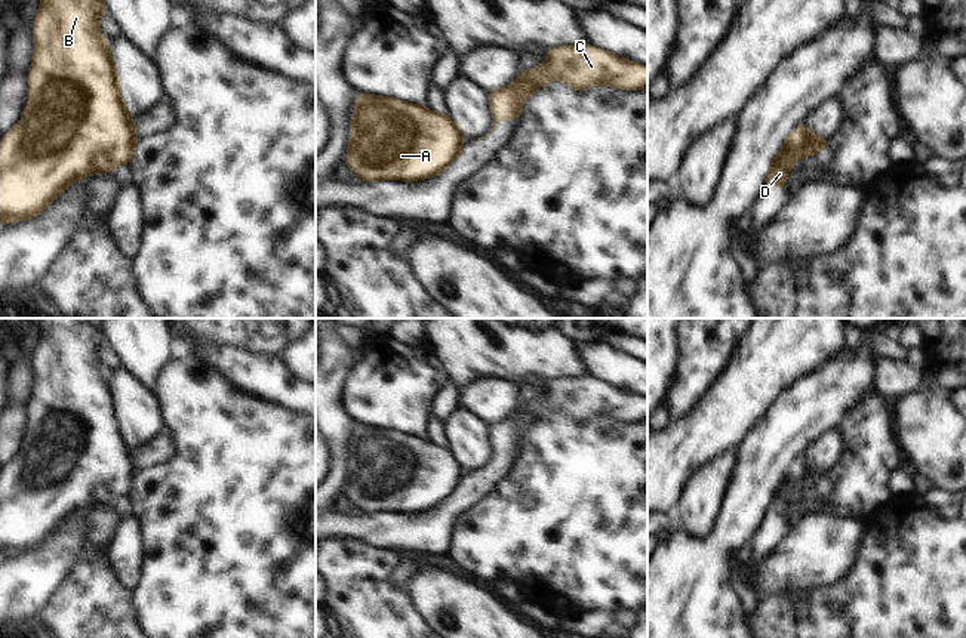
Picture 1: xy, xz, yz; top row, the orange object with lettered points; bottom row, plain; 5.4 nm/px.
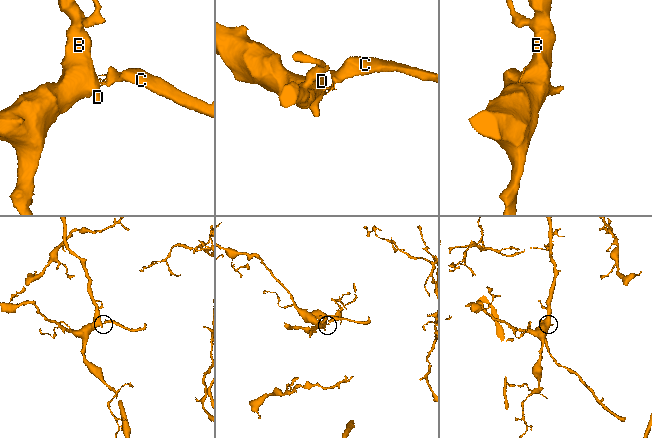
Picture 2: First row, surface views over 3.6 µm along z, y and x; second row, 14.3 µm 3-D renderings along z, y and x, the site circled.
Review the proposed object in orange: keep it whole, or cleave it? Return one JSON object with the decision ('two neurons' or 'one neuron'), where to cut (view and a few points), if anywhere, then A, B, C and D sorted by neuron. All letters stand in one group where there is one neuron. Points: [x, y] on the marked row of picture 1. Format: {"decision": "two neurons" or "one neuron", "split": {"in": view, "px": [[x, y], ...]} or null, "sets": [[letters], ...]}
{"decision": "two neurons", "split": {"in": "xy", "px": [[132, 128], [135, 133]]}, "sets": [["A", "B", "D"], ["C"]]}

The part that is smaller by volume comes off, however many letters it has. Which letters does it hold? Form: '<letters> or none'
C

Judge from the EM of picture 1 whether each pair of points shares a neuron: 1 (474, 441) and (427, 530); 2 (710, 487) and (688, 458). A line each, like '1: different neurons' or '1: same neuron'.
1: different neurons
2: different neurons

